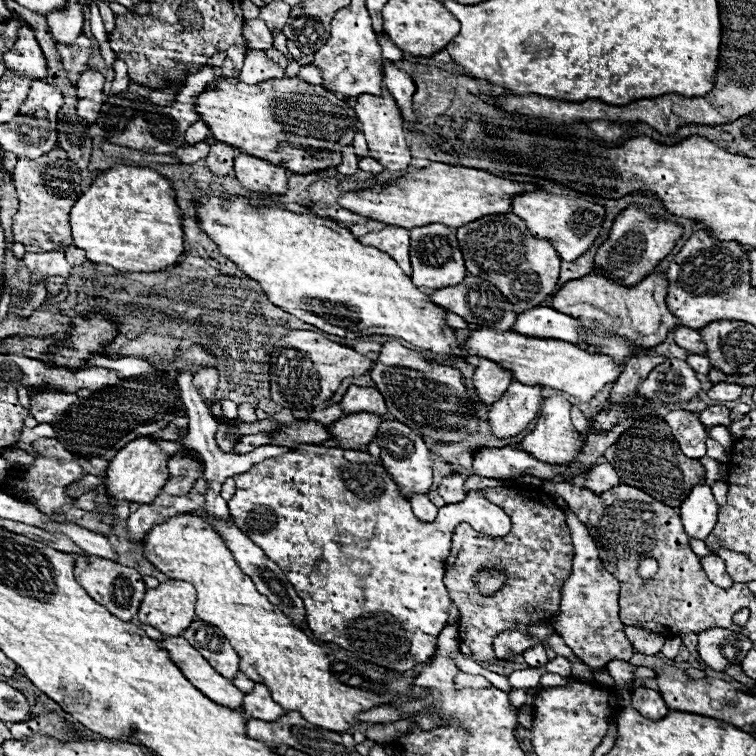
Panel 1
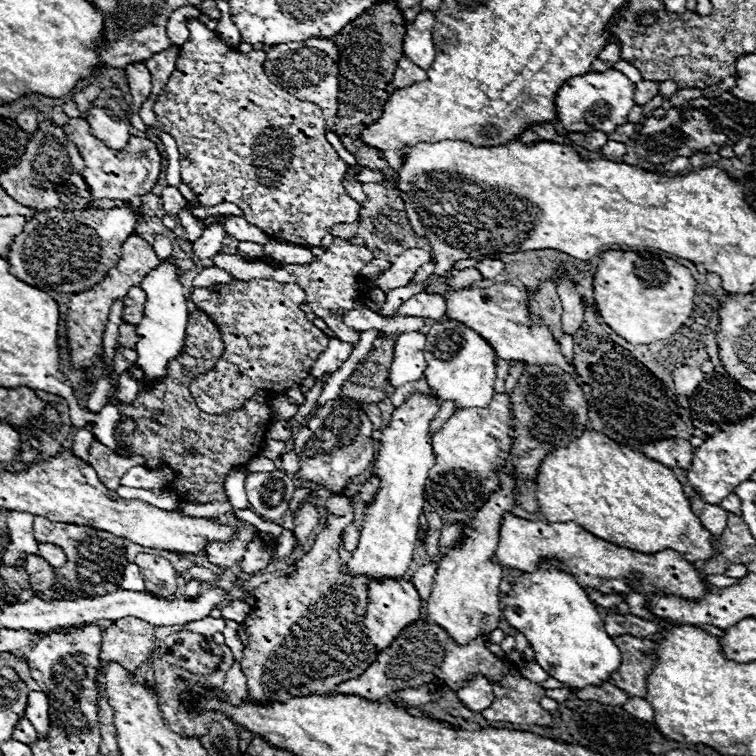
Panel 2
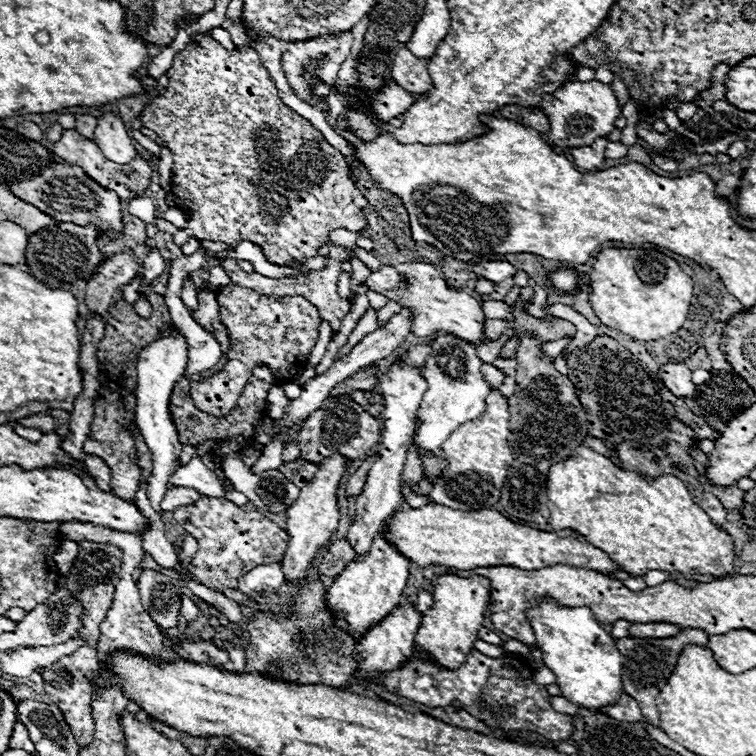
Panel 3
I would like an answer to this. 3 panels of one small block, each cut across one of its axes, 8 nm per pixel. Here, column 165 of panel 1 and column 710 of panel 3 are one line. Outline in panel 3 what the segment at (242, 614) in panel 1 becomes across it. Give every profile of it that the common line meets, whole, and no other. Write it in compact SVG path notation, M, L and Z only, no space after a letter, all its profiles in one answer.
M578 446L574 456L564 458L564 460L550 466L546 482L548 482L548 510L550 510L550 520L548 522L550 522L550 526L554 530L570 528L570 530L582 534L592 546L598 546L598 548L606 550L606 554L610 554L610 558L614 558L614 562L624 566L624 570L630 572L630 574L644 574L648 570L668 570L668 572L680 572L680 574L714 574L718 578L726 578L734 570L736 552L734 552L734 544L732 544L730 536L724 530L718 530L718 526L714 526L710 522L708 514L704 514L704 510L692 502L684 482L680 478L672 476L672 474L664 474L664 476L658 476L656 480L648 480L646 476L640 476L636 470L624 470L620 464L614 464L610 458L590 450L588 446Z

